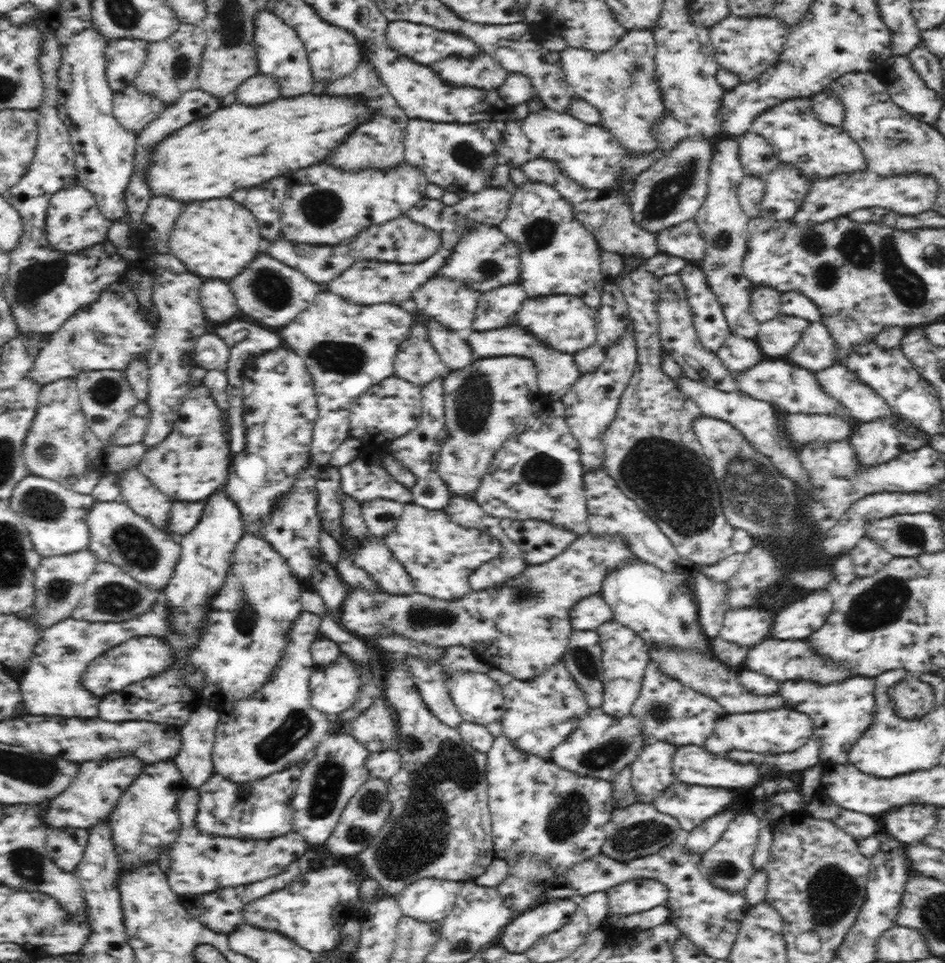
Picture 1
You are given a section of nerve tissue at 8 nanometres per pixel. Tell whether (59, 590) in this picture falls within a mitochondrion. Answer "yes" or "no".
yes

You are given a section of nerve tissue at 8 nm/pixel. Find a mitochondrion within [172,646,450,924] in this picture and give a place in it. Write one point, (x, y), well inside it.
(298, 724)

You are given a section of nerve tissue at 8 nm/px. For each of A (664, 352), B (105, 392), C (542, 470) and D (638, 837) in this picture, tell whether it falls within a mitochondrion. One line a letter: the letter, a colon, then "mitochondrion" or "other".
A: other
B: mitochondrion
C: mitochondrion
D: mitochondrion

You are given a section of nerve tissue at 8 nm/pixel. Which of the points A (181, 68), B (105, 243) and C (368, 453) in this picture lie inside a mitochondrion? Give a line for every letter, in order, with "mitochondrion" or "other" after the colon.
A: mitochondrion
B: other
C: other

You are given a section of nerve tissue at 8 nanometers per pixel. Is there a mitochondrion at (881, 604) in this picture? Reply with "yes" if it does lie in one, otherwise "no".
yes

